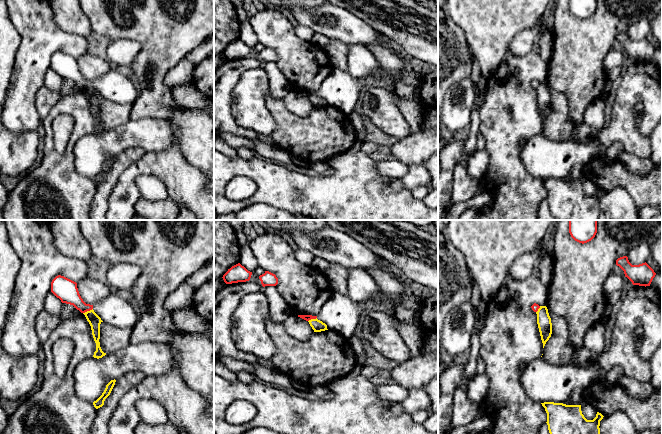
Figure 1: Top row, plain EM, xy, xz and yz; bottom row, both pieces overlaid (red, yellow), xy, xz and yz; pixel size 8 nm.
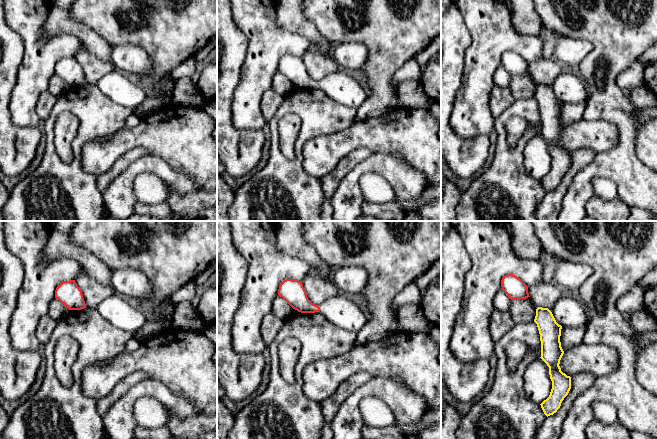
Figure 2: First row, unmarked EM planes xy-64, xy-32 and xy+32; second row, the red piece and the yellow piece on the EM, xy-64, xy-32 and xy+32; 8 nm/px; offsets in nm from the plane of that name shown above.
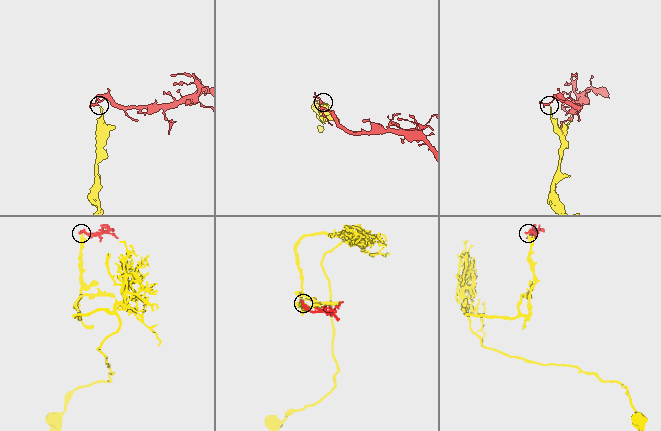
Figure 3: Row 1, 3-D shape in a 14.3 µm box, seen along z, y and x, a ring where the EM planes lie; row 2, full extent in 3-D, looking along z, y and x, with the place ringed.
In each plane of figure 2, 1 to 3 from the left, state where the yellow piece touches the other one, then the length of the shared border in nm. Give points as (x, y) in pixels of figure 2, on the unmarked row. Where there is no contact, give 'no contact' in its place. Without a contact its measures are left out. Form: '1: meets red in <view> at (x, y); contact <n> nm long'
1: no contact
2: no contact
3: no contact

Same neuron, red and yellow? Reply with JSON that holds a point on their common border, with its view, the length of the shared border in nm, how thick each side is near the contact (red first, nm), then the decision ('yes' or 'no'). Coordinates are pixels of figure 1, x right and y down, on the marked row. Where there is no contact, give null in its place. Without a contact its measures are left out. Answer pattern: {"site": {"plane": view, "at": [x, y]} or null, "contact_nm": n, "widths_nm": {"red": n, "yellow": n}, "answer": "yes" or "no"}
{"site": {"plane": "xy", "at": [87, 310]}, "contact_nm": 90, "widths_nm": {"red": 180, "yellow": 100}, "answer": "no"}

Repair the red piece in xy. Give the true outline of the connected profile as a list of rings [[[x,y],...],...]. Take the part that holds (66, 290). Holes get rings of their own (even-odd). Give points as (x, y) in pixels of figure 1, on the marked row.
[[[61,275],[56,276],[51,282],[51,292],[62,303],[73,305],[81,313],[93,309],[93,305],[86,304],[81,298],[77,283]]]

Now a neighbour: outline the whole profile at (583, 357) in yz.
[[[574,347],[573,350],[573,362],[574,365],[581,368],[588,368],[597,363],[598,355],[590,350],[589,348],[582,347]]]

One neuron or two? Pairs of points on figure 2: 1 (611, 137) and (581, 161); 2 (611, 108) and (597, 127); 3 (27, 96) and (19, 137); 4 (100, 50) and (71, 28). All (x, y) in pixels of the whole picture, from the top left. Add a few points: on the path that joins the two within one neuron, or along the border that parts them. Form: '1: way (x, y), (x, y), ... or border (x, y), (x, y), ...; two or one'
1: border (596, 152), (588, 148), (578, 148), (571, 153); two
2: border (582, 118), (609, 120), (615, 125), (619, 136); two
3: border (10, 113), (10, 118), (14, 124), (37, 127); two
4: way (93, 43), (78, 29); one

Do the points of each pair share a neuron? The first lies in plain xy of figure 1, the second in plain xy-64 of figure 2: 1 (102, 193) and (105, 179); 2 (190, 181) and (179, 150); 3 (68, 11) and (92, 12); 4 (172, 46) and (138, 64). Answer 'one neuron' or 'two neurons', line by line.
1: one neuron
2: two neurons
3: two neurons
4: two neurons

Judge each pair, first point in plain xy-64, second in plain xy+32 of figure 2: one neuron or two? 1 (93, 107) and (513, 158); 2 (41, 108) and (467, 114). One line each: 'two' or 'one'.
1: one
2: two

